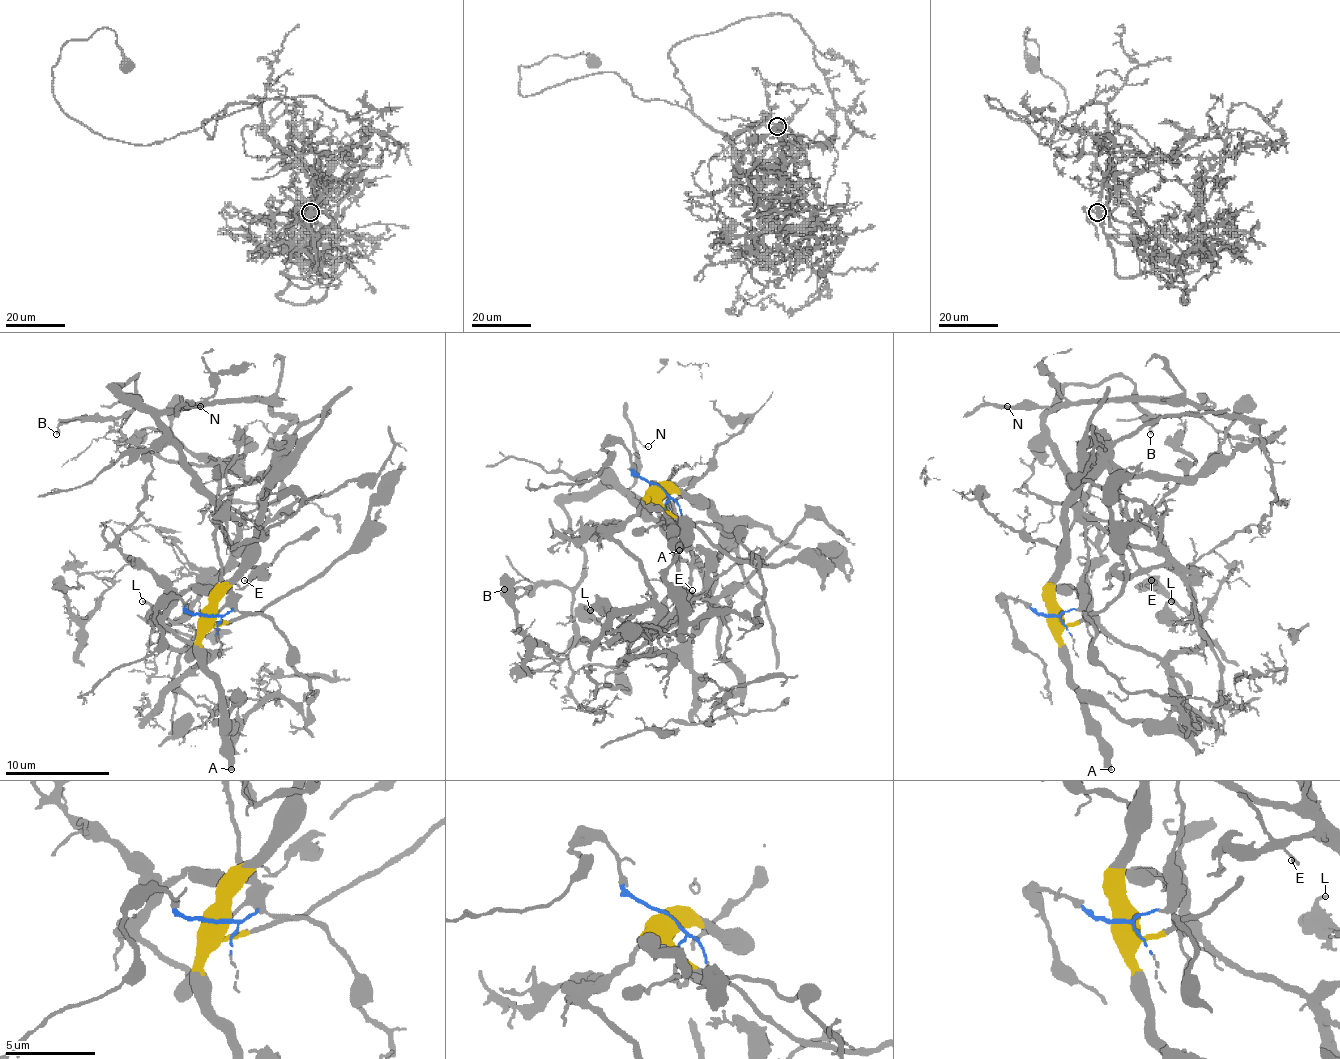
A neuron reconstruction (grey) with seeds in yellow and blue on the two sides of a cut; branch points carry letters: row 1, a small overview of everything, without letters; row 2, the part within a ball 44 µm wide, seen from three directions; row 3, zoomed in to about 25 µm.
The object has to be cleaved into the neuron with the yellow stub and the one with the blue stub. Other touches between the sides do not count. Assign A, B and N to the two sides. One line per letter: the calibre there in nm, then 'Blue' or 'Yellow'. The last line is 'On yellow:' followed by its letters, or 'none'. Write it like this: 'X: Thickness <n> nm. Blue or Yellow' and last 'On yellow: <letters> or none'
A: Thickness 500 nm. Yellow
B: Thickness 150 nm. Blue
N: Thickness 90 nm. Blue
On yellow: A

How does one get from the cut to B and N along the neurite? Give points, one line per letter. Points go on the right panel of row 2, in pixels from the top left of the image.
B: (1049, 614), (1077, 609), (1088, 560), (1083, 499), (1049, 437), (1054, 398), (1067, 385), (1124, 377), (1151, 434)
N: (1049, 614), (1077, 609), (1088, 560), (1083, 494), (1049, 437), (1049, 408), (1002, 408), (1007, 405)

